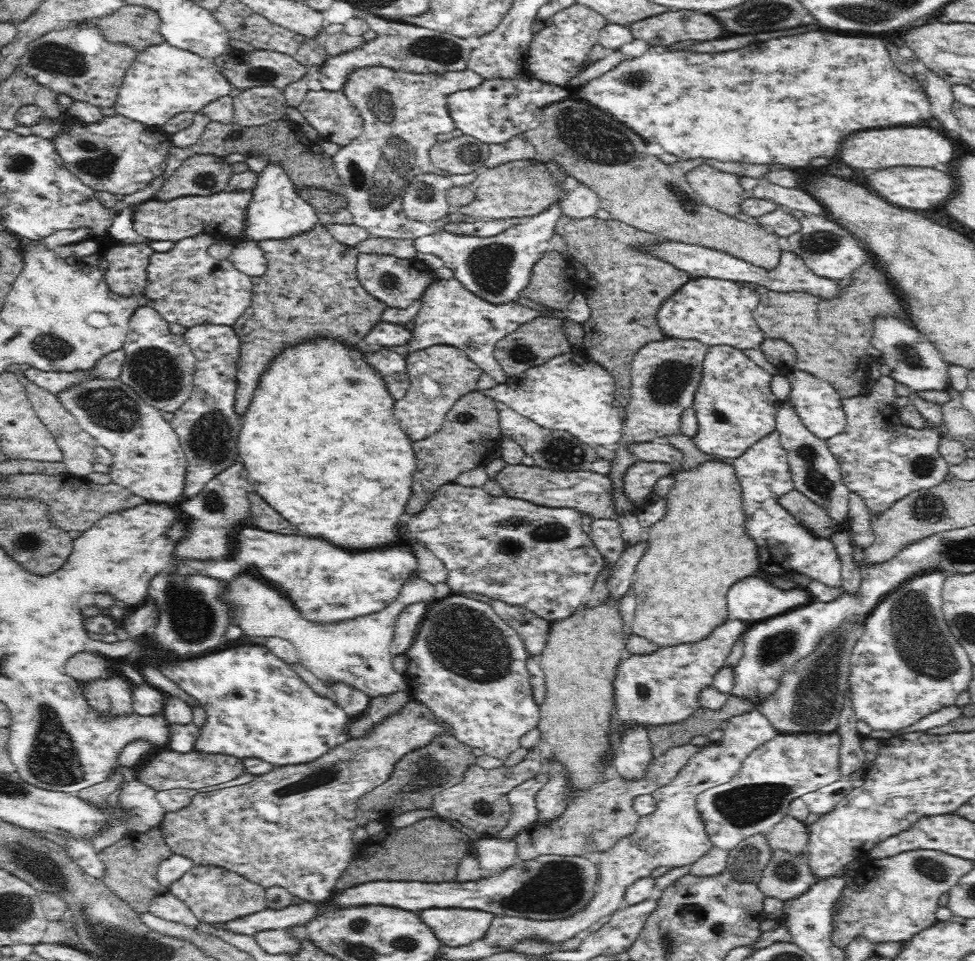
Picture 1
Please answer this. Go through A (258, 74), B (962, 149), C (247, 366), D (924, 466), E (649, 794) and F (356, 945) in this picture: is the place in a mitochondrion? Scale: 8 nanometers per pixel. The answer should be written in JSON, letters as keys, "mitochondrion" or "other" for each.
{"A":"mitochondrion","B":"other","C":"other","D":"mitochondrion","E":"other","F":"mitochondrion"}

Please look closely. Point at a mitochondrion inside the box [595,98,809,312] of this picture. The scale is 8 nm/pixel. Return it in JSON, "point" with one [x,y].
{"point":[684,201]}

